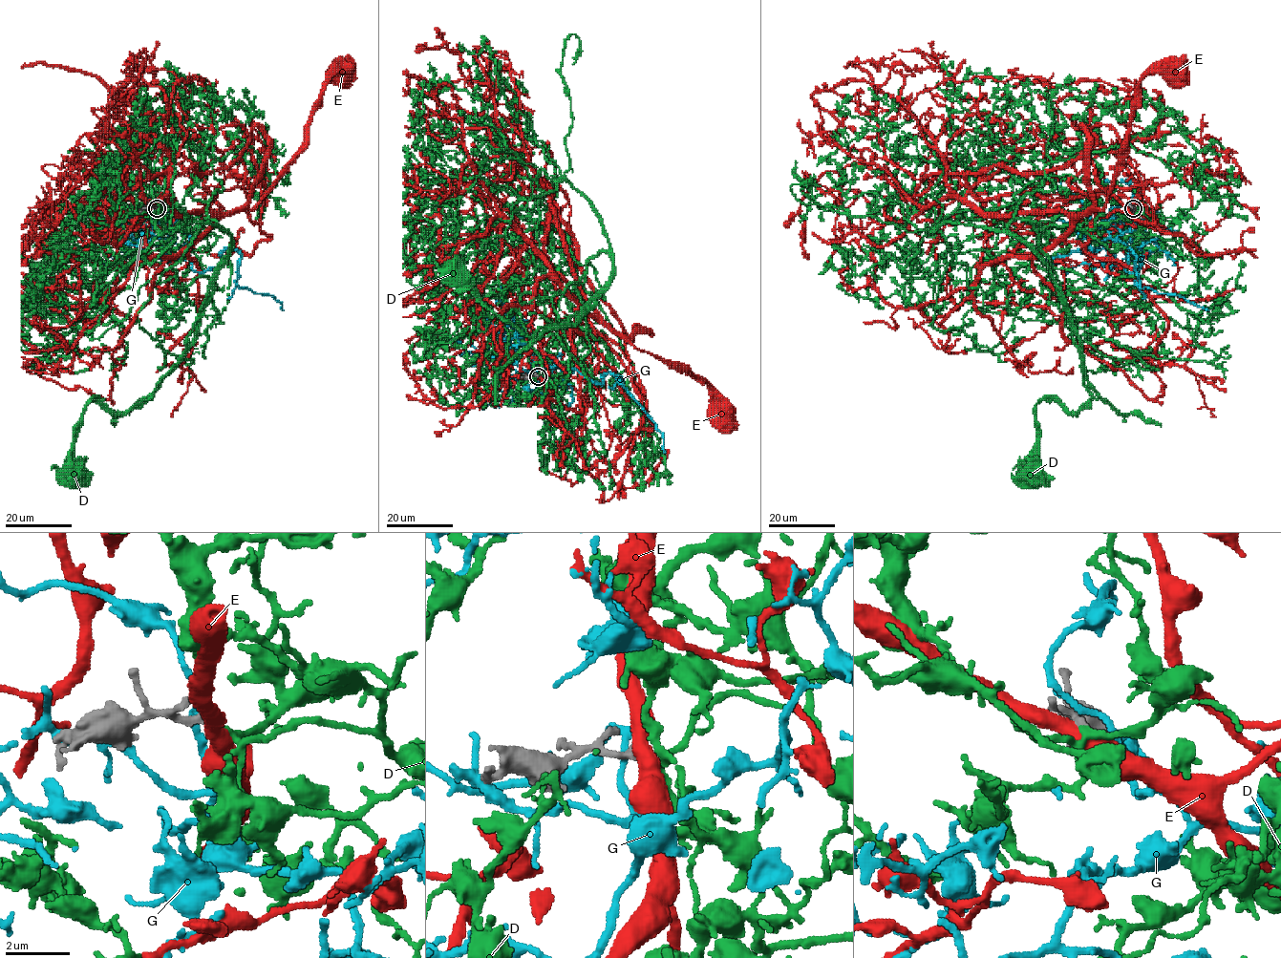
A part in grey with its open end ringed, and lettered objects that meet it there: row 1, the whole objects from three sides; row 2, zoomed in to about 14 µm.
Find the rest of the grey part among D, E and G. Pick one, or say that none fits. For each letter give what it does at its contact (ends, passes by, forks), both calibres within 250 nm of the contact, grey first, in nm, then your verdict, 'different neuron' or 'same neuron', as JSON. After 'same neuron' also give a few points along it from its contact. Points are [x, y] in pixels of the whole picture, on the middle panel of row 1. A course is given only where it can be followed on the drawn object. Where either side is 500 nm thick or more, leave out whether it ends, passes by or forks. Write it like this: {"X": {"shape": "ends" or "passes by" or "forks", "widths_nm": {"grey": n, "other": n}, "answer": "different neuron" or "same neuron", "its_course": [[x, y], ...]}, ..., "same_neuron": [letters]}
{"D": {"shape": "forks", "widths_nm": {"grey": 280, "other": 180}, "answer": "same neuron", "its_course": [[539, 376], [571, 370], [563, 322], [585, 328], [575, 286], [607, 252], [602, 292], [532, 336], [460, 276]]}, "E": {"shape": "passes by", "widths_nm": {"grey": 320, "other": 440}, "answer": "different neuron"}, "G": {"shape": "passes by", "widths_nm": {"grey": 240, "other": 170}, "answer": "different neuron"}, "same_neuron": ["D"]}

